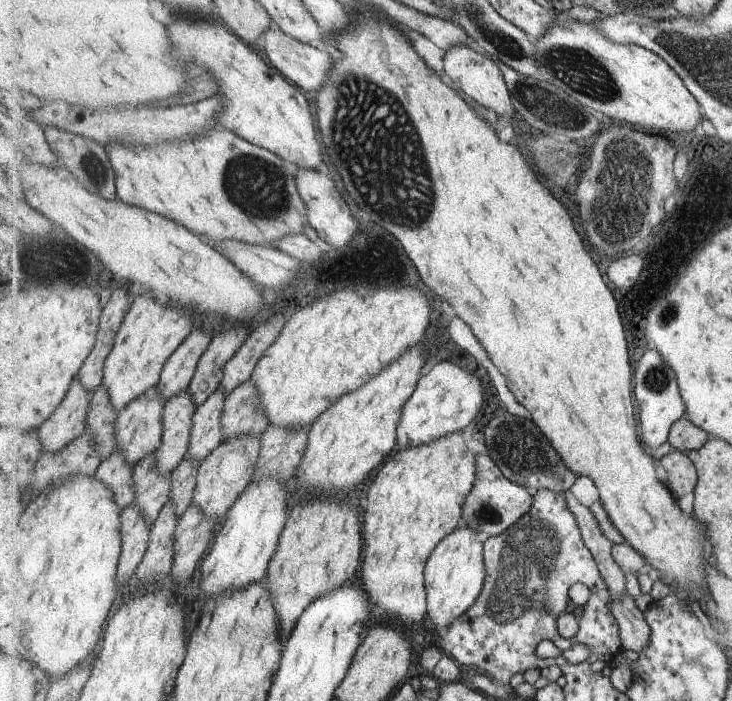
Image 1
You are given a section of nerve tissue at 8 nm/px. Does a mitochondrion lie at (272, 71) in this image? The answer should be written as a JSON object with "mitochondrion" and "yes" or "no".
{"mitochondrion":"no"}

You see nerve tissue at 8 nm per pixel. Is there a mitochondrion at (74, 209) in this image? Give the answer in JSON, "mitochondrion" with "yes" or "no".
{"mitochondrion":"no"}

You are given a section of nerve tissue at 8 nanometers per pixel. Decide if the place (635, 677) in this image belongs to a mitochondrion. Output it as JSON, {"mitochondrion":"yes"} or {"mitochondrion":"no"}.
{"mitochondrion":"no"}

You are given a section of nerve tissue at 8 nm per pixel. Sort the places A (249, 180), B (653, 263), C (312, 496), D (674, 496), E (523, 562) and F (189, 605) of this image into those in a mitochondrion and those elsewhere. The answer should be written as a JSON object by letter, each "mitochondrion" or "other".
{"A":"mitochondrion","B":"other","C":"other","D":"other","E":"mitochondrion","F":"other"}

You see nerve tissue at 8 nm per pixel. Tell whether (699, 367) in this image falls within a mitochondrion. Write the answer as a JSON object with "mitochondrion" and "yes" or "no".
{"mitochondrion":"no"}

